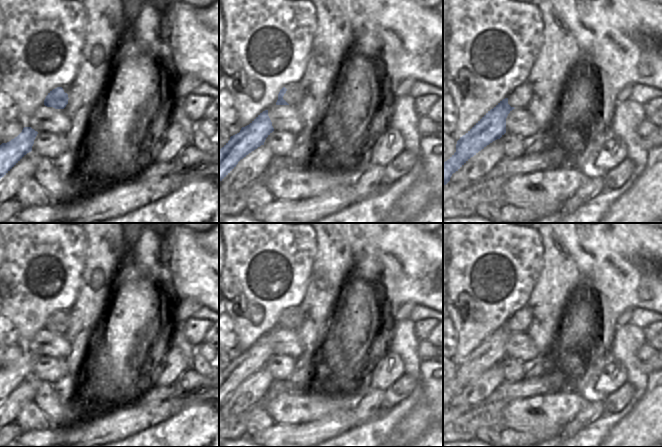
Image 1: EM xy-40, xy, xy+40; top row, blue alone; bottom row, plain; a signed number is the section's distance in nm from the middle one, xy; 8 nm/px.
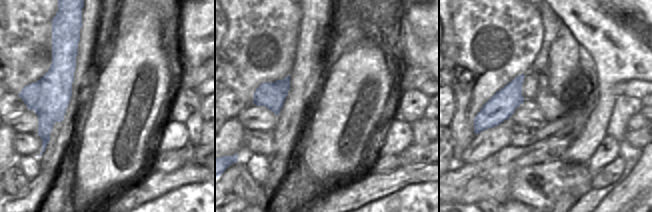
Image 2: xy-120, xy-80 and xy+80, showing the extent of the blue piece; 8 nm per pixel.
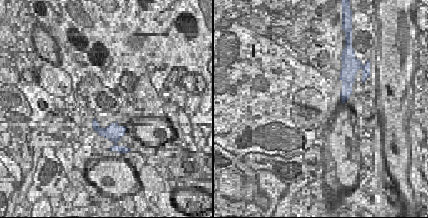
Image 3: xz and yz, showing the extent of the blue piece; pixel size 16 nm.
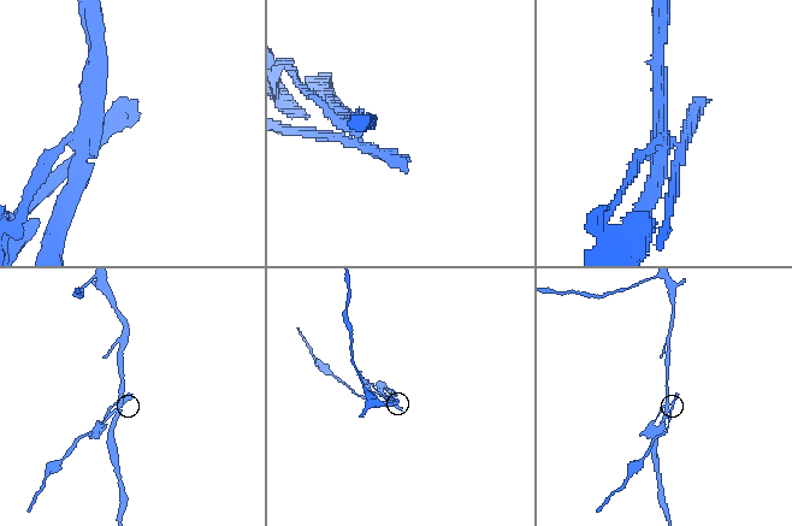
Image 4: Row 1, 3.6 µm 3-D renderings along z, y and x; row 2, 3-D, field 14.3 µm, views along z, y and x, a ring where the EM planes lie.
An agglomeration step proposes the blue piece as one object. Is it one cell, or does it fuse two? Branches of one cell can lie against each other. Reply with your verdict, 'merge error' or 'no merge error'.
merge error

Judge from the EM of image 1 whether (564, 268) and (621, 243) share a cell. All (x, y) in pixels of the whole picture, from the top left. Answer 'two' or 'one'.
two

